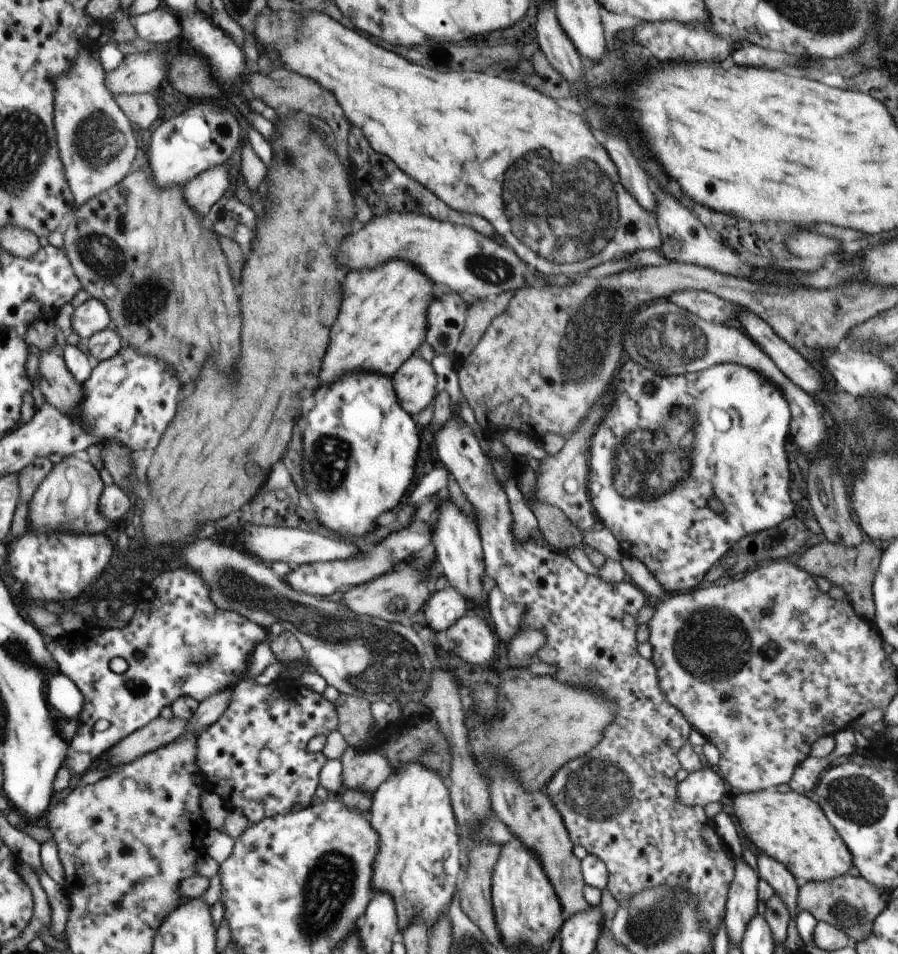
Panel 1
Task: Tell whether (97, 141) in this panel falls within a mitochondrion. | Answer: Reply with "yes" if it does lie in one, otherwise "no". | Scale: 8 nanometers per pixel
yes

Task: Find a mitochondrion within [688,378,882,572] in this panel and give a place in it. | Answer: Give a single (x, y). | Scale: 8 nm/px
(718, 507)

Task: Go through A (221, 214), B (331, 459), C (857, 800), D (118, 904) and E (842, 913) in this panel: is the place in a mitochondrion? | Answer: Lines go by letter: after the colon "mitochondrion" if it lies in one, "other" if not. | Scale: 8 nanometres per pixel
A: other
B: mitochondrion
C: mitochondrion
D: other
E: mitochondrion

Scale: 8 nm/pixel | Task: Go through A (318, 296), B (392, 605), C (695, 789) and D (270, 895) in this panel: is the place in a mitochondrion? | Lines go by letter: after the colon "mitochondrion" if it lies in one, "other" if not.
A: mitochondrion
B: mitochondrion
C: other
D: other

